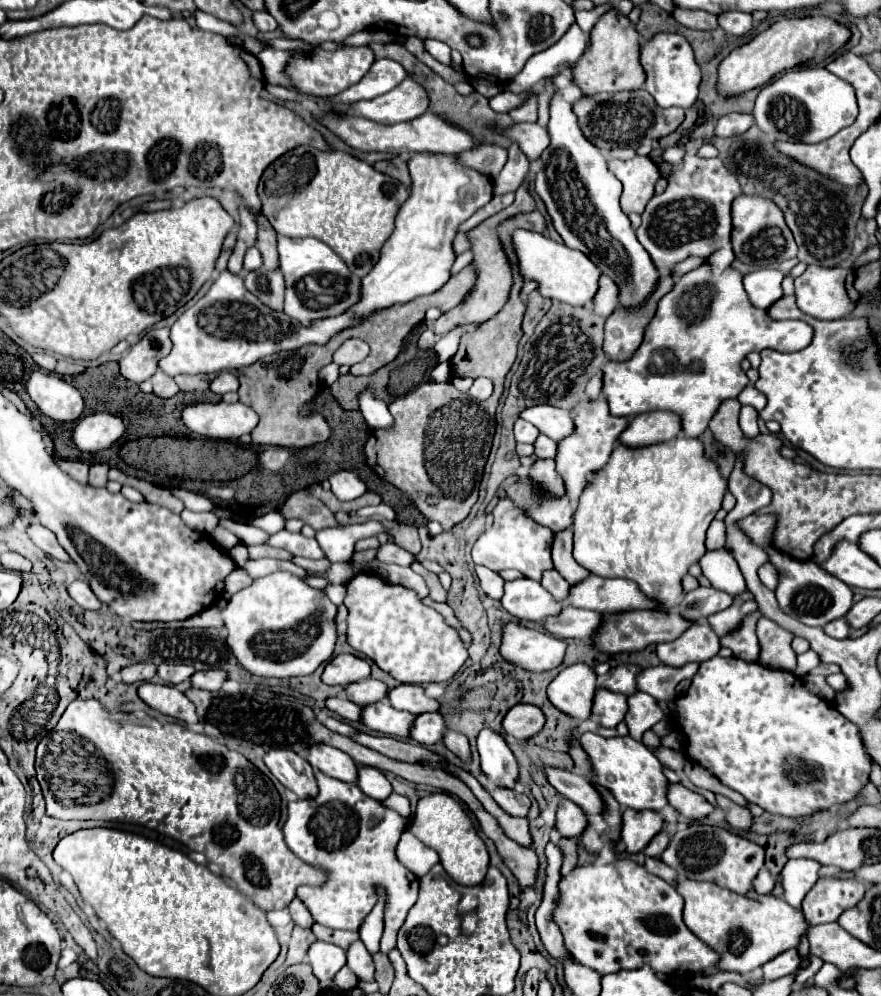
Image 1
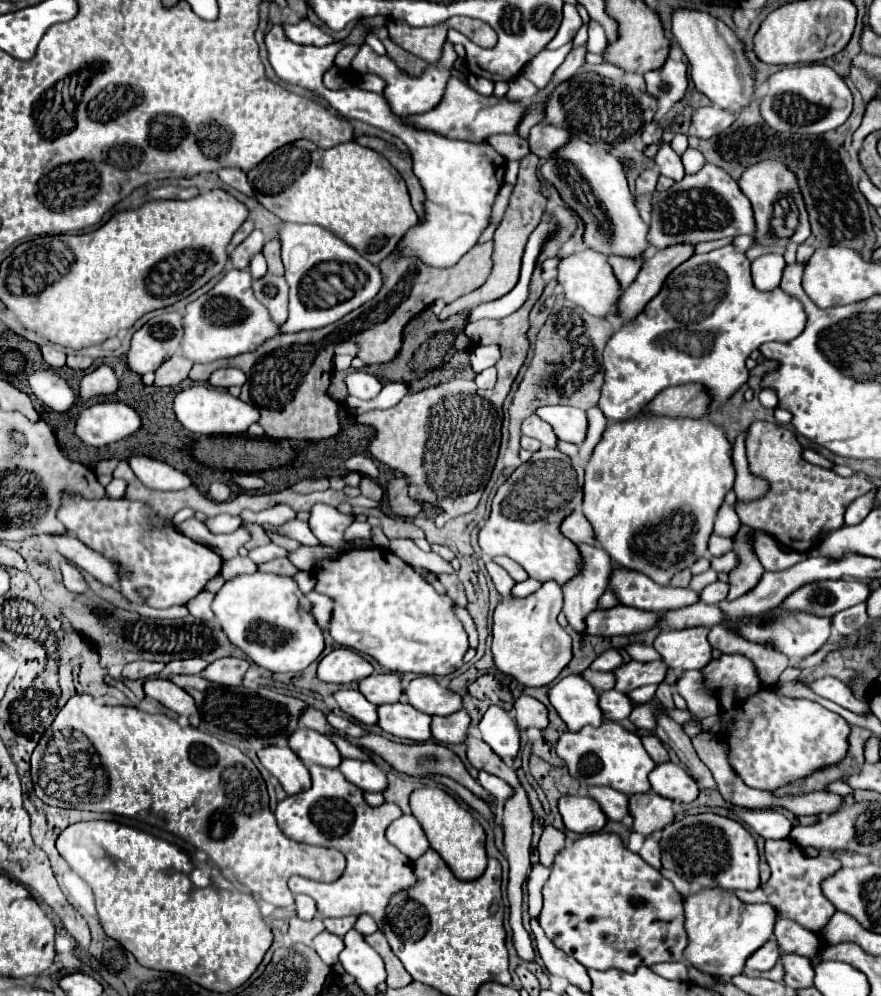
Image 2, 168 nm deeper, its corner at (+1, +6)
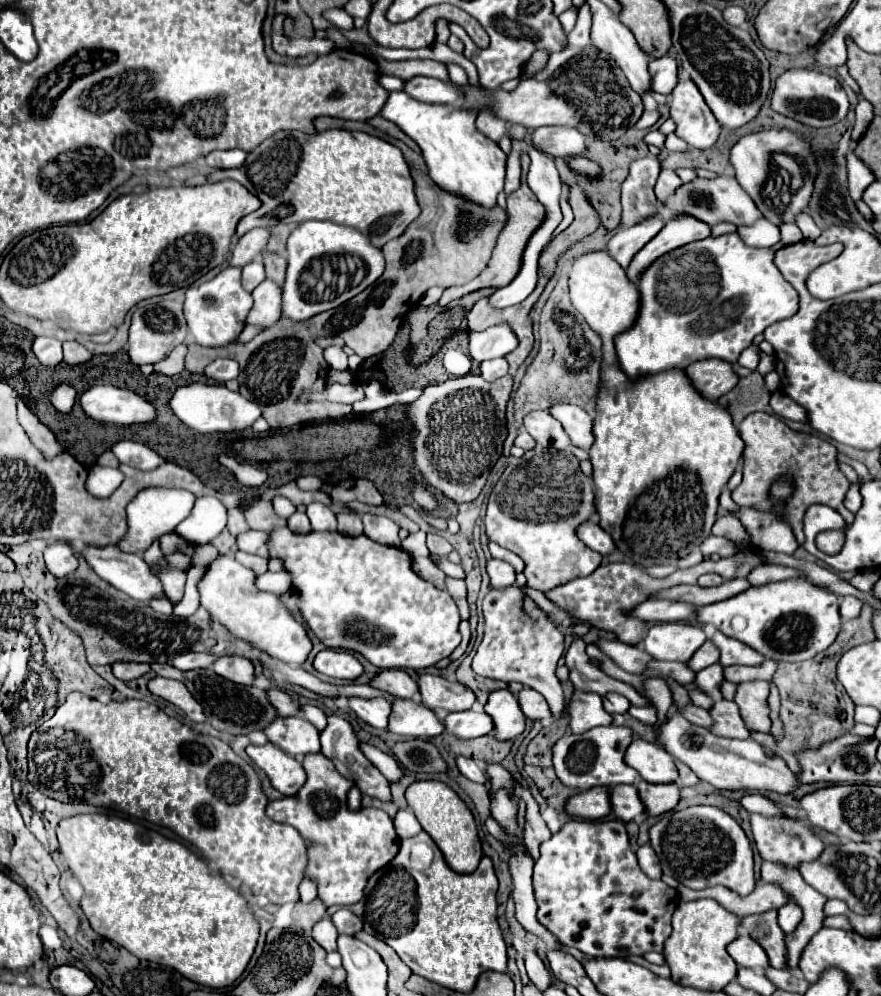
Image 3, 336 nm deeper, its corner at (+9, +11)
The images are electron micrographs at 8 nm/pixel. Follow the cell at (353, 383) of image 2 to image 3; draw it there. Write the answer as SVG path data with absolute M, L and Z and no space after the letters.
M340 345L324 347L324 359L330 365L330 369L338 369L338 371L348 369L348 355L344 353L344 347L340 347Z

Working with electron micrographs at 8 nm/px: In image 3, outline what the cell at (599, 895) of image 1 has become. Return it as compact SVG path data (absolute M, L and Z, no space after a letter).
M570 819L558 833L554 833L548 841L544 841L540 845L540 859L534 865L534 895L536 895L536 903L538 903L538 921L542 921L542 925L546 925L564 945L580 949L582 953L590 955L590 957L640 957L648 951L656 951L662 953L664 941L670 937L672 927L670 927L670 917L678 905L678 893L668 887L662 881L654 881L648 879L642 869L638 867L636 855L630 849L630 839L626 833L626 827L622 821L582 821L582 819Z

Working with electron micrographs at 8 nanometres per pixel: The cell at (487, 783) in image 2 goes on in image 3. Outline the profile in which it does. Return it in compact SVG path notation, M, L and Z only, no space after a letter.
M464 755L456 757L456 767L458 767L458 771L460 771L464 777L468 777L470 781L476 781L476 783L484 783L484 781L486 781L480 765L478 765L472 757L464 757Z

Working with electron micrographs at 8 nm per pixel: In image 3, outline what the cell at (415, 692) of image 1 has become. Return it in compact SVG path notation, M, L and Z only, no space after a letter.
M420 675L418 685L422 703L432 711L468 711L476 703L472 689L458 681L448 681L440 675Z

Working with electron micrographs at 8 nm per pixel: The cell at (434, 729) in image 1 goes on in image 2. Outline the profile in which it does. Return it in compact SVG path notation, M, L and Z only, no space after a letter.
M458 710L458 714L450 716L432 716L430 732L432 738L442 744L454 744L464 742L470 726L470 716L464 710Z

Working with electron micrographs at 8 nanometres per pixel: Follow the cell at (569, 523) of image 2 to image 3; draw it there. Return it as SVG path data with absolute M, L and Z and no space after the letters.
M594 514L588 520L588 523L584 523L582 527L578 527L578 537L592 549L592 551L598 551L600 555L608 555L616 549L612 537L598 525L599 516Z

